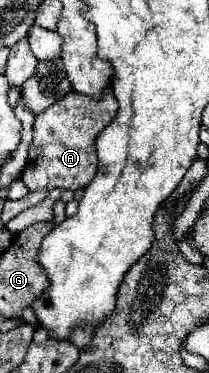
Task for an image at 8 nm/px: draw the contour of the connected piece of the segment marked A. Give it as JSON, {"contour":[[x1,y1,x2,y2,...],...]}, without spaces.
{"contour":[[112,89,100,93,98,99,70,91,58,103,48,107,36,117,34,123,34,139,28,151,28,163,22,171,22,181,30,191,38,189,82,189,92,181,96,171,96,147,94,141,104,125,108,125,116,115,116,99]]}

